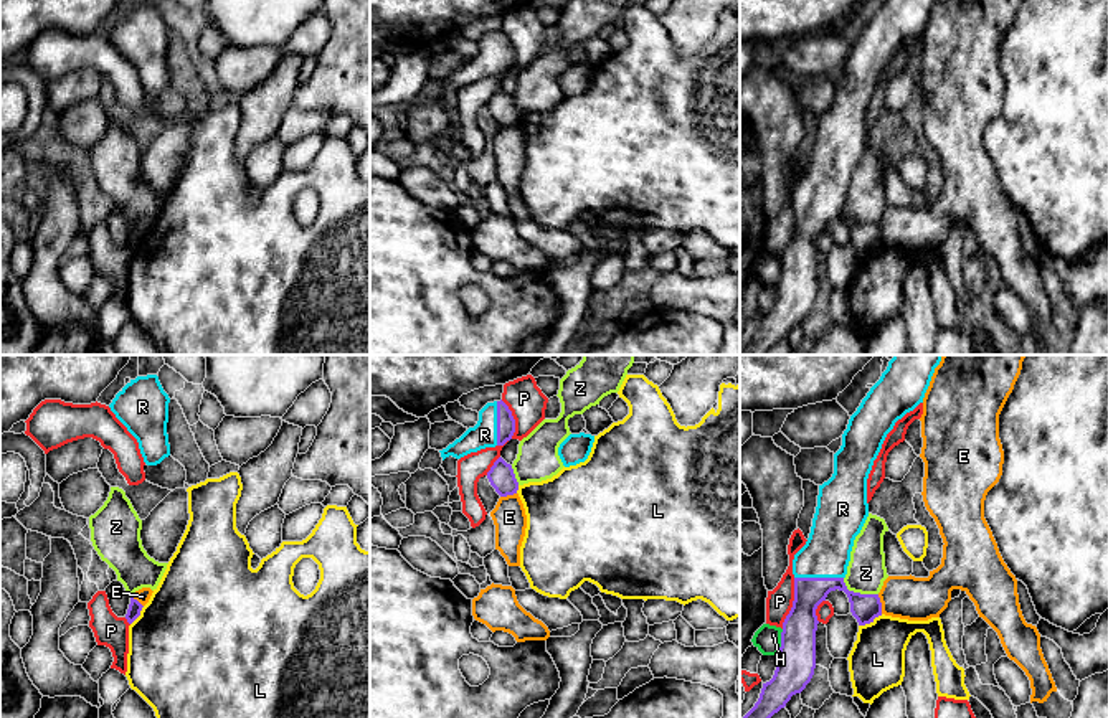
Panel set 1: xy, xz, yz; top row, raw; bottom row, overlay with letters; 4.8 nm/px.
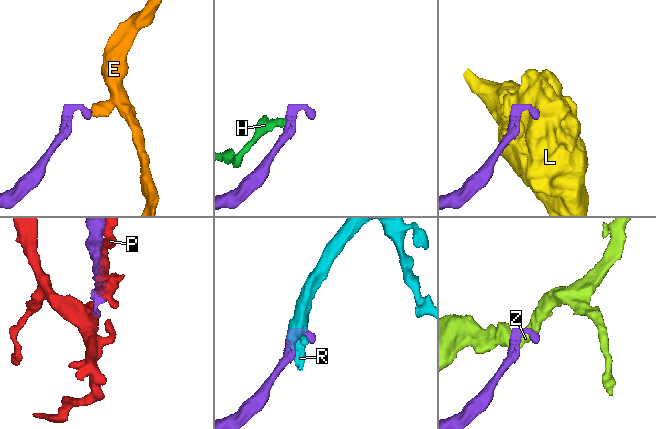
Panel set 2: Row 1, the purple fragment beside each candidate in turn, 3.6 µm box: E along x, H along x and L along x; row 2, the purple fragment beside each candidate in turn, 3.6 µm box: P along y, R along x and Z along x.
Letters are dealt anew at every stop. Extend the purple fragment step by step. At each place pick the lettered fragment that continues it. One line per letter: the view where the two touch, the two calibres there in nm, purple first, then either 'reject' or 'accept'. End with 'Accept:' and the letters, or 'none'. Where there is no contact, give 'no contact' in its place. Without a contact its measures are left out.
E: yz | 140/220 nm | reject
H: yz | 190/130 nm | reject
L: yz | 140/280 nm | reject
P: yz | 180/130 nm | reject
R: yz | 160/220 nm | accept
Z: yz | 150/190 nm | reject
Accept: R

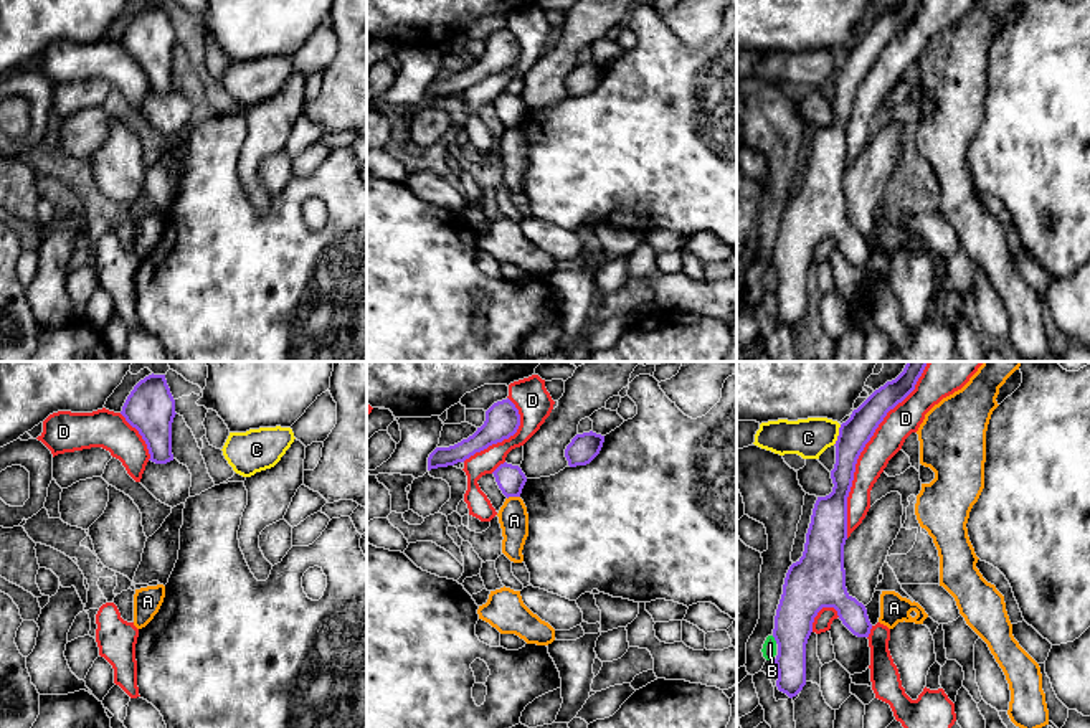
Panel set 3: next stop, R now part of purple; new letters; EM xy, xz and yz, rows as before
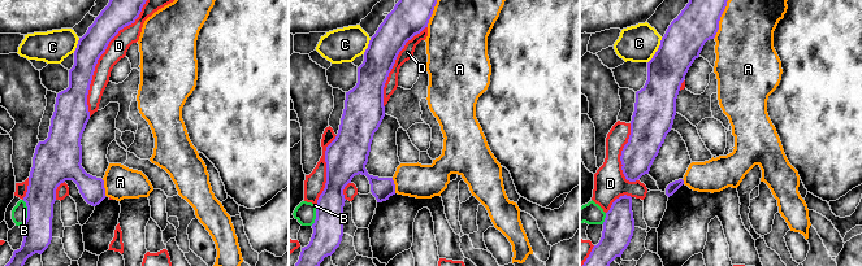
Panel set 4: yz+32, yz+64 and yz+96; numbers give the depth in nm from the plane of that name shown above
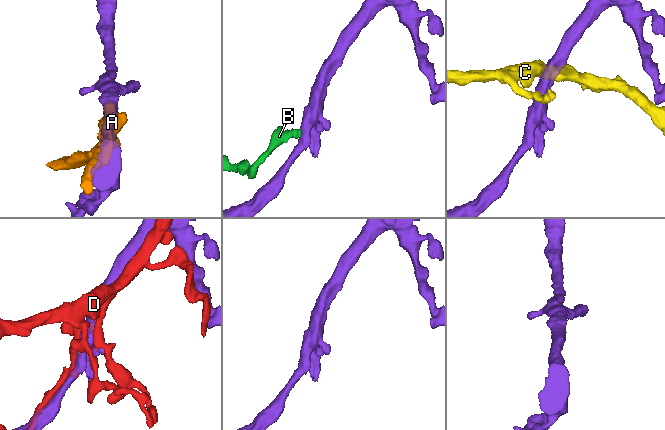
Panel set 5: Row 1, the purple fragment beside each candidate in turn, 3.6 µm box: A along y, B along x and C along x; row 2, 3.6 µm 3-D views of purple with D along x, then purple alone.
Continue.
A: xz | 140/140 nm | reject
B: yz | 220/70 nm | reject
C: yz | 150/190 nm | reject
D: yz | 150/150 nm | reject
Accept: none

